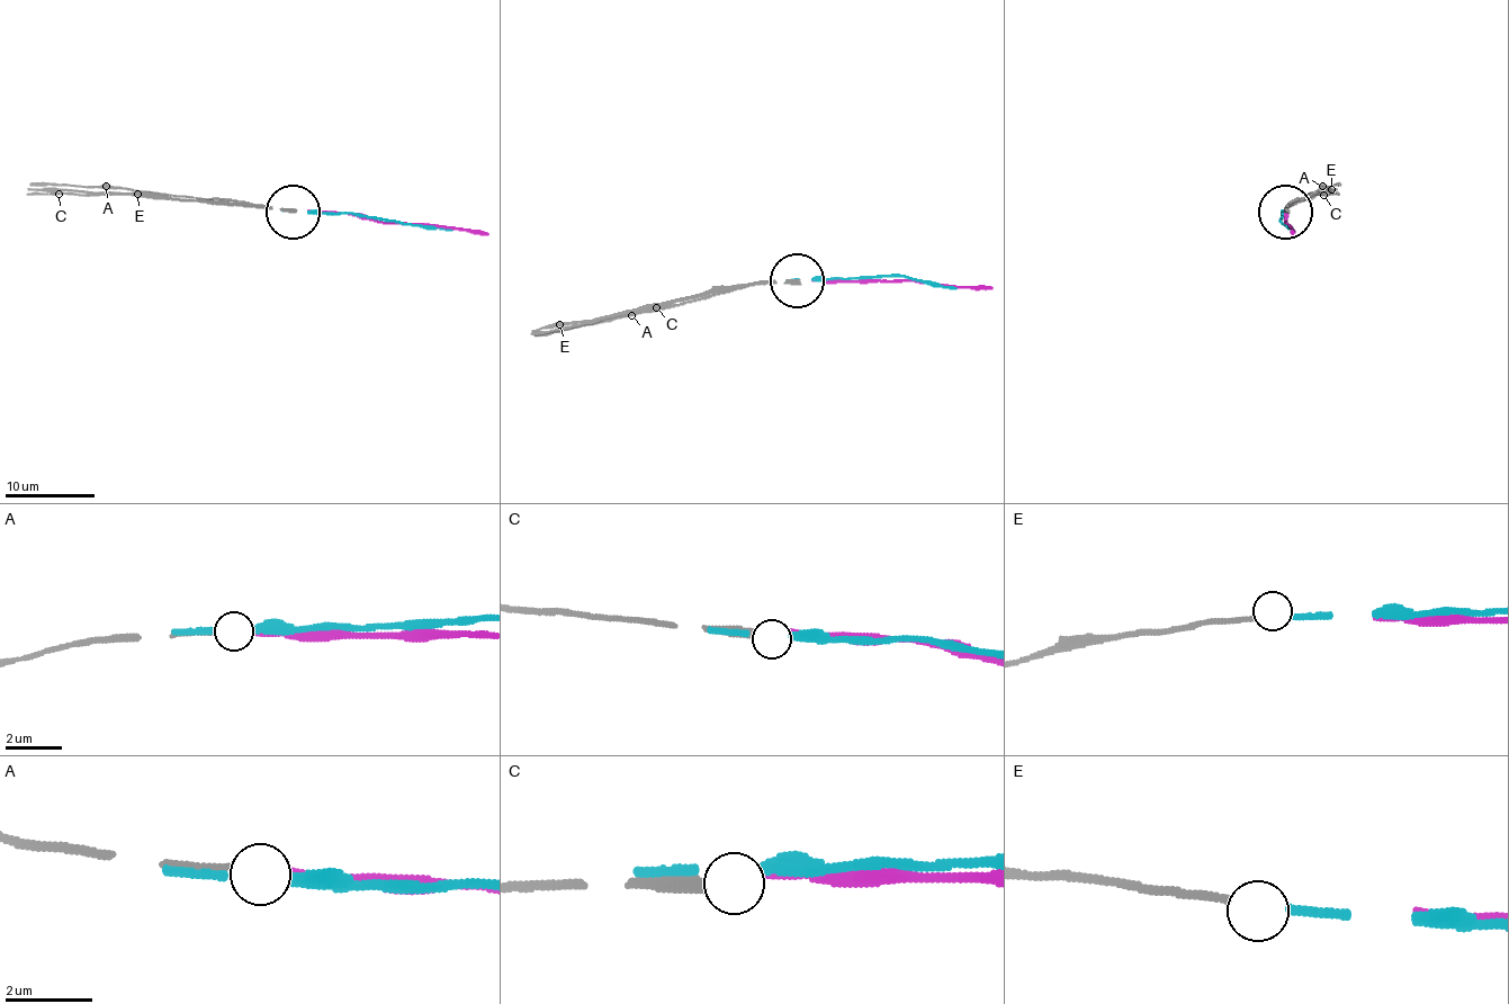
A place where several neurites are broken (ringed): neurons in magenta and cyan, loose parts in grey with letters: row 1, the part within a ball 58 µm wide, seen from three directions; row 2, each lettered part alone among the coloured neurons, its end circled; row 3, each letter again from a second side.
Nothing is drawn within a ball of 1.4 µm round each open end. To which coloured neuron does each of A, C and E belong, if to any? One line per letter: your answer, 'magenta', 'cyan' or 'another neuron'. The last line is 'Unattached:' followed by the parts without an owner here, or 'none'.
A: magenta
C: another neuron
E: cyan
Unattached: C

